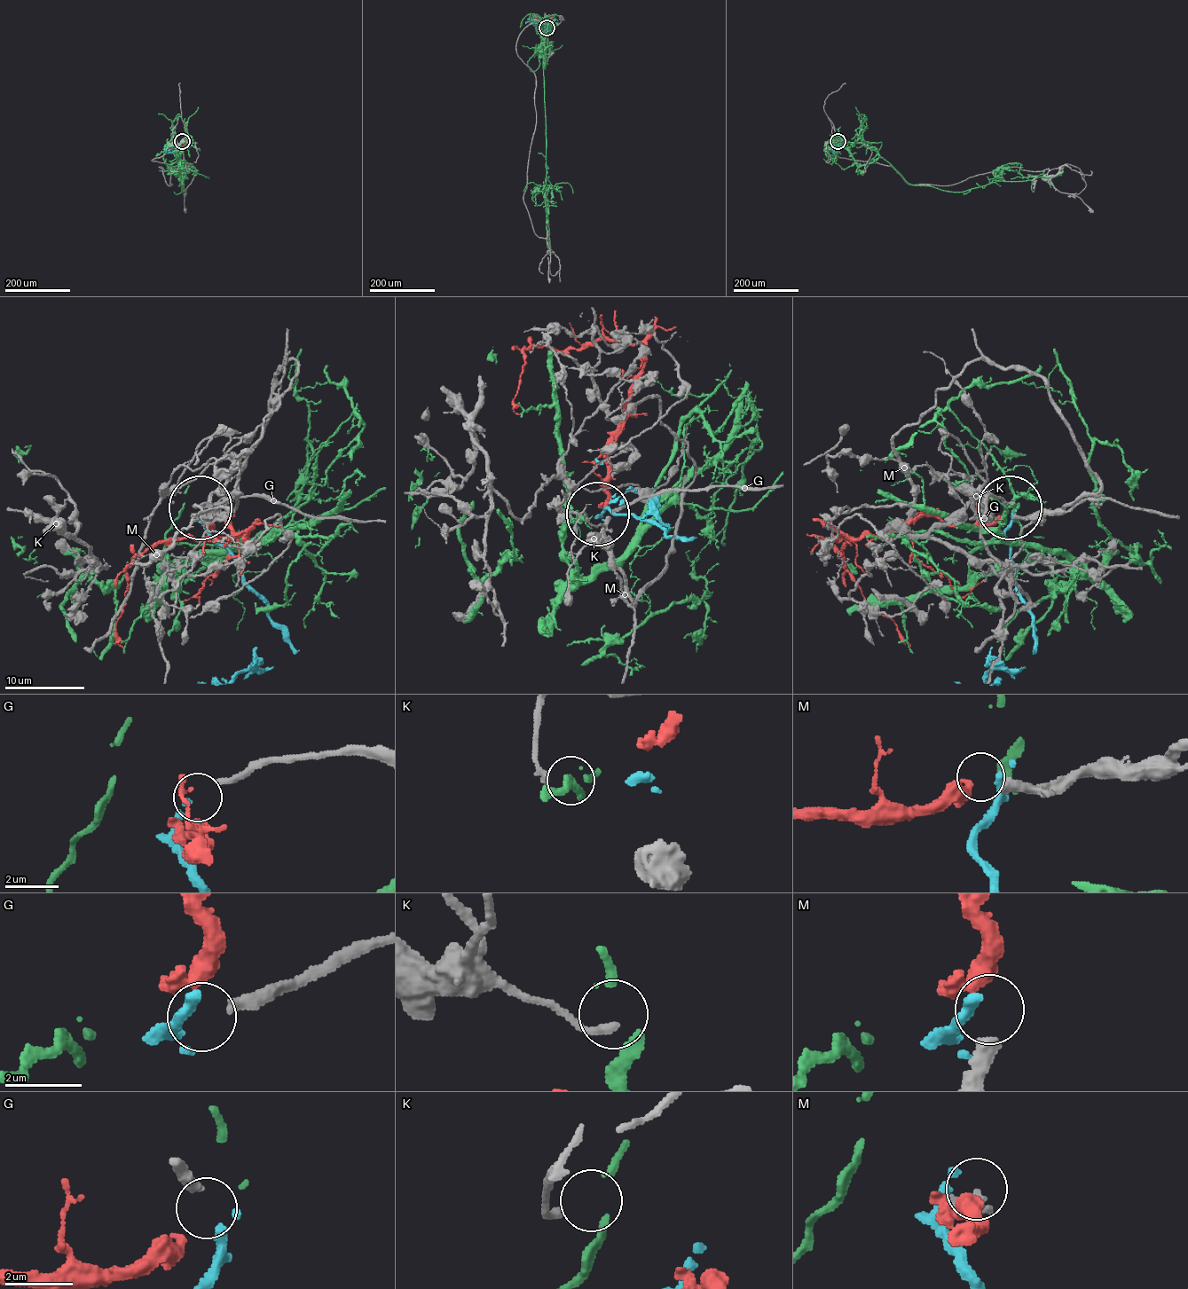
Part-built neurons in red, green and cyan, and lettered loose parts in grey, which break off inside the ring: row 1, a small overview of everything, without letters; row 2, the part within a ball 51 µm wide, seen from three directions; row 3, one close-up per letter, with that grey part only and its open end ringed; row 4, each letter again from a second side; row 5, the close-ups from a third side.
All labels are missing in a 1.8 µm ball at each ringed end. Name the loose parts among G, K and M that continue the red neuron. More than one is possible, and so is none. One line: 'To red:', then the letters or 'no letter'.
To red: M

